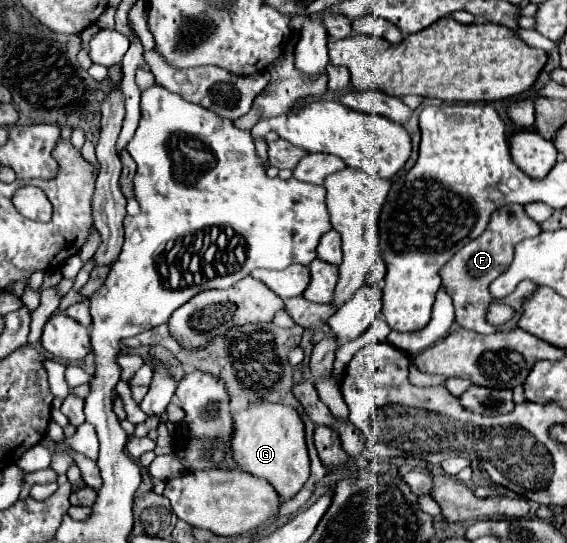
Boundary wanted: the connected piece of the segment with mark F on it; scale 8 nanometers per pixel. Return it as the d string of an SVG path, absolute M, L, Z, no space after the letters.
M505 204L505 208L497 208L497 212L493 212L491 216L491 222L487 226L487 230L471 240L469 244L465 244L443 268L441 268L441 280L443 280L443 286L447 288L447 292L451 294L453 298L453 306L455 306L455 322L467 330L473 330L473 332L479 332L479 334L493 334L493 332L499 331L510 331L513 328L517 328L517 322L523 314L523 302L539 288L535 282L531 280L523 280L509 296L503 298L505 304L513 306L515 308L515 318L507 324L495 328L495 326L489 326L487 320L485 320L485 310L491 302L495 302L495 298L491 296L489 292L489 284L501 276L503 272L507 272L511 260L513 260L513 250L515 246L525 240L525 238L533 238L541 232L541 226L531 220L523 206L521 204Z

